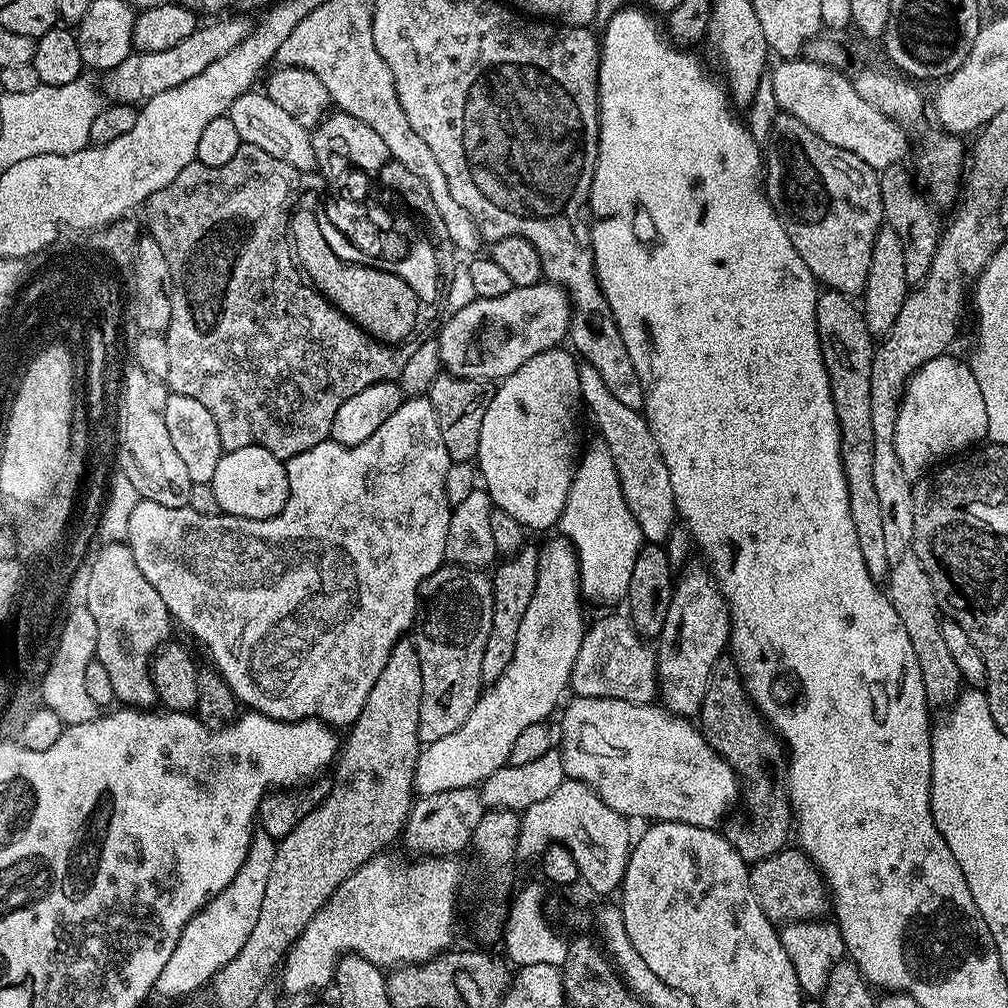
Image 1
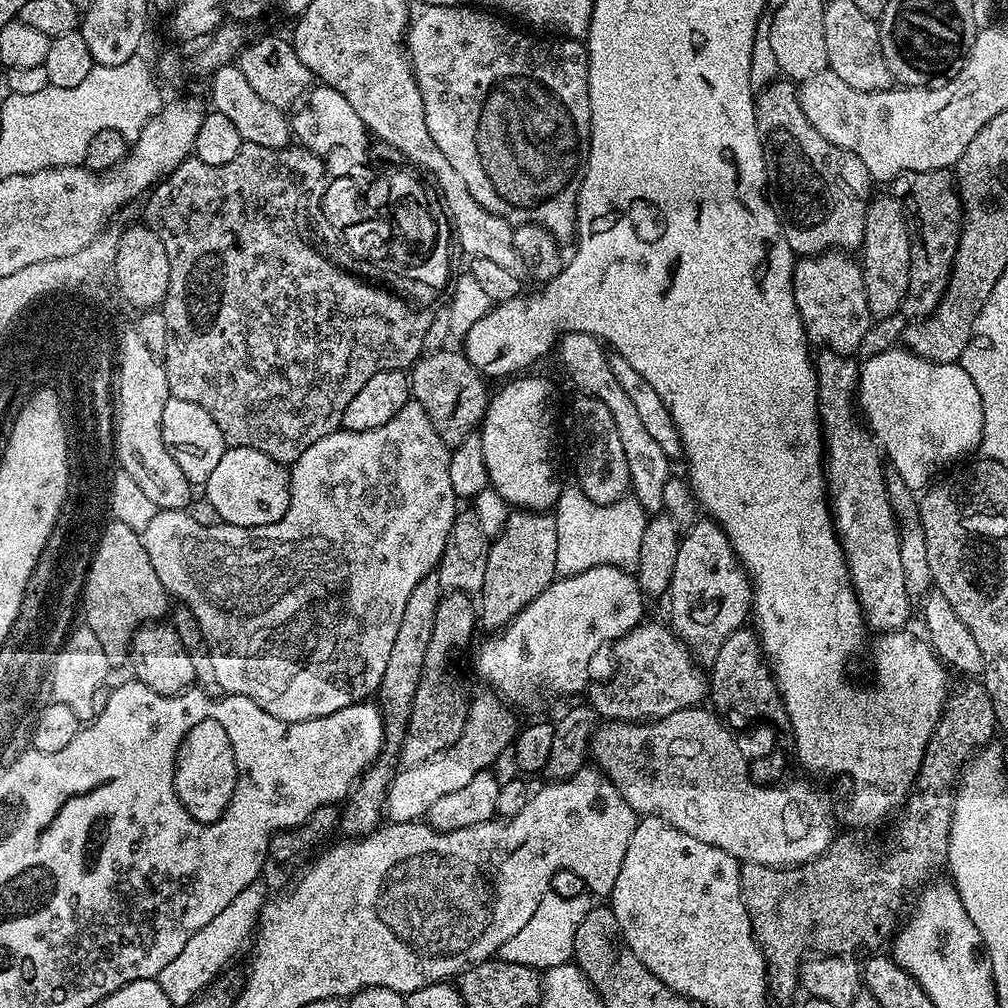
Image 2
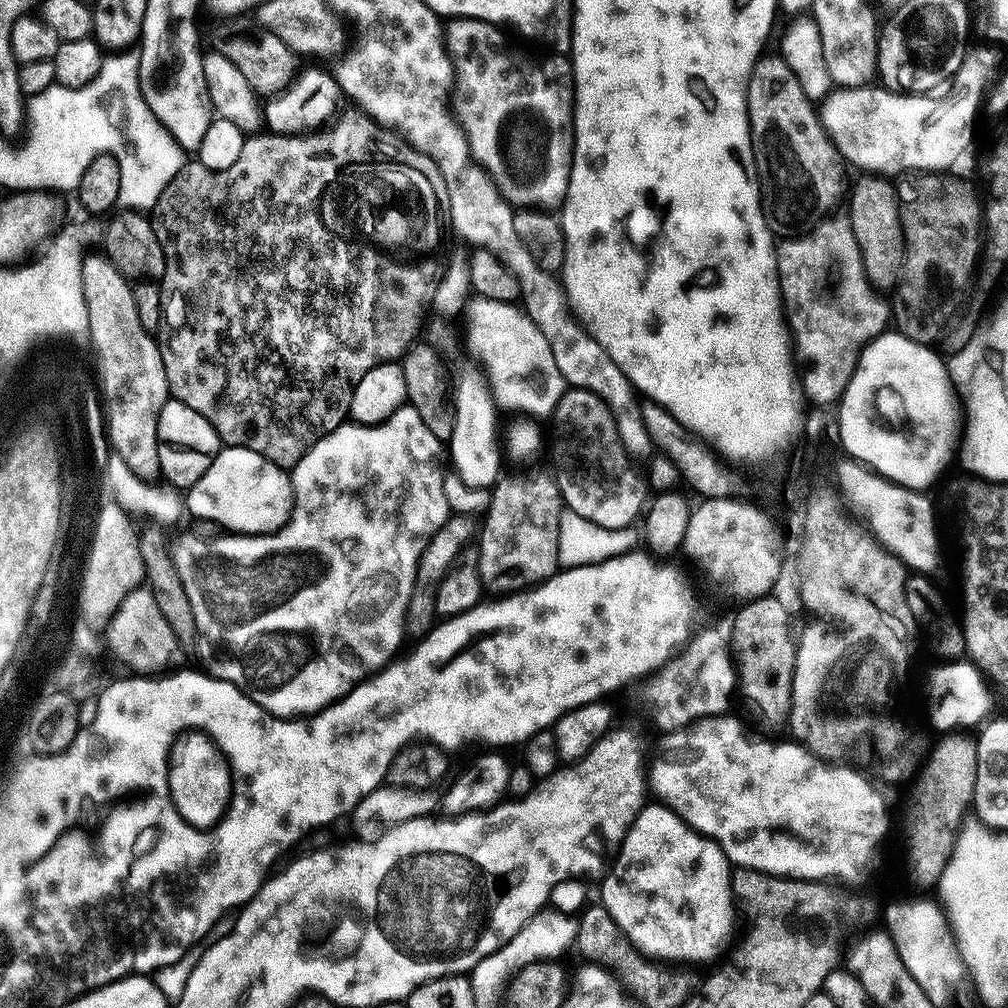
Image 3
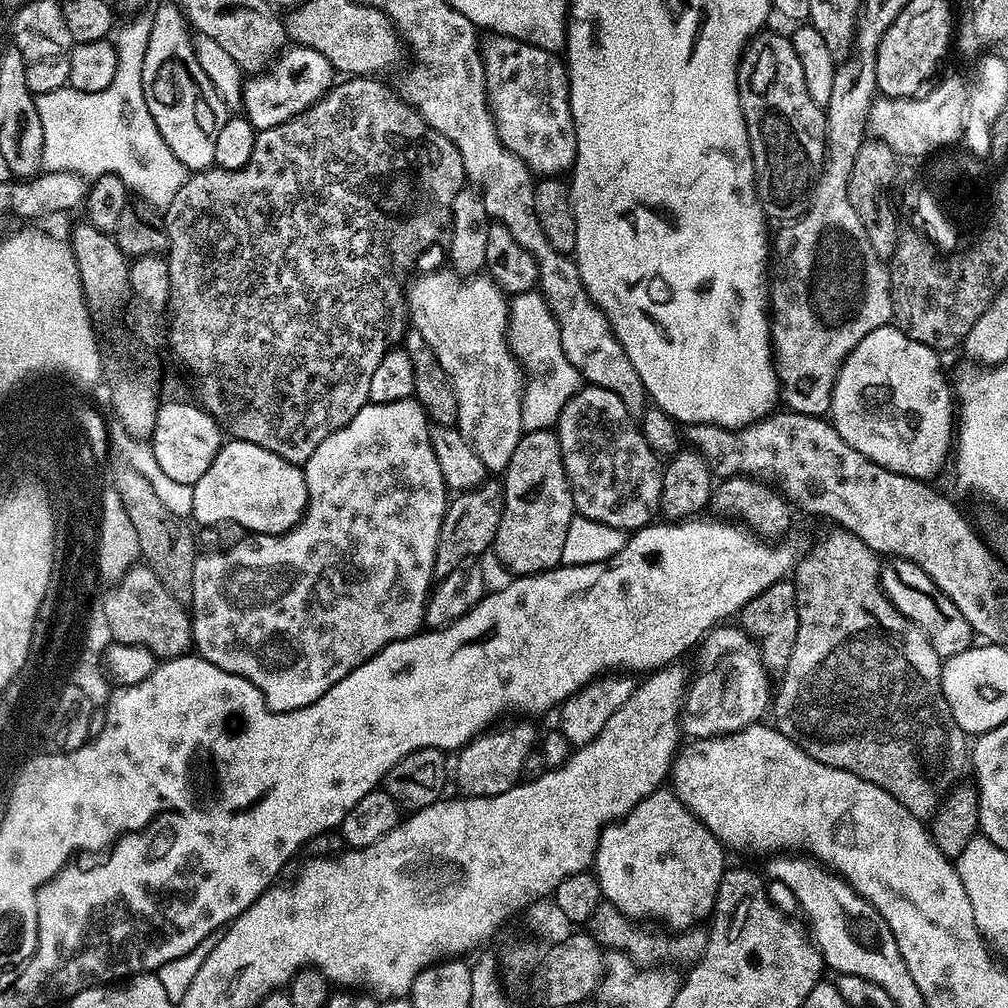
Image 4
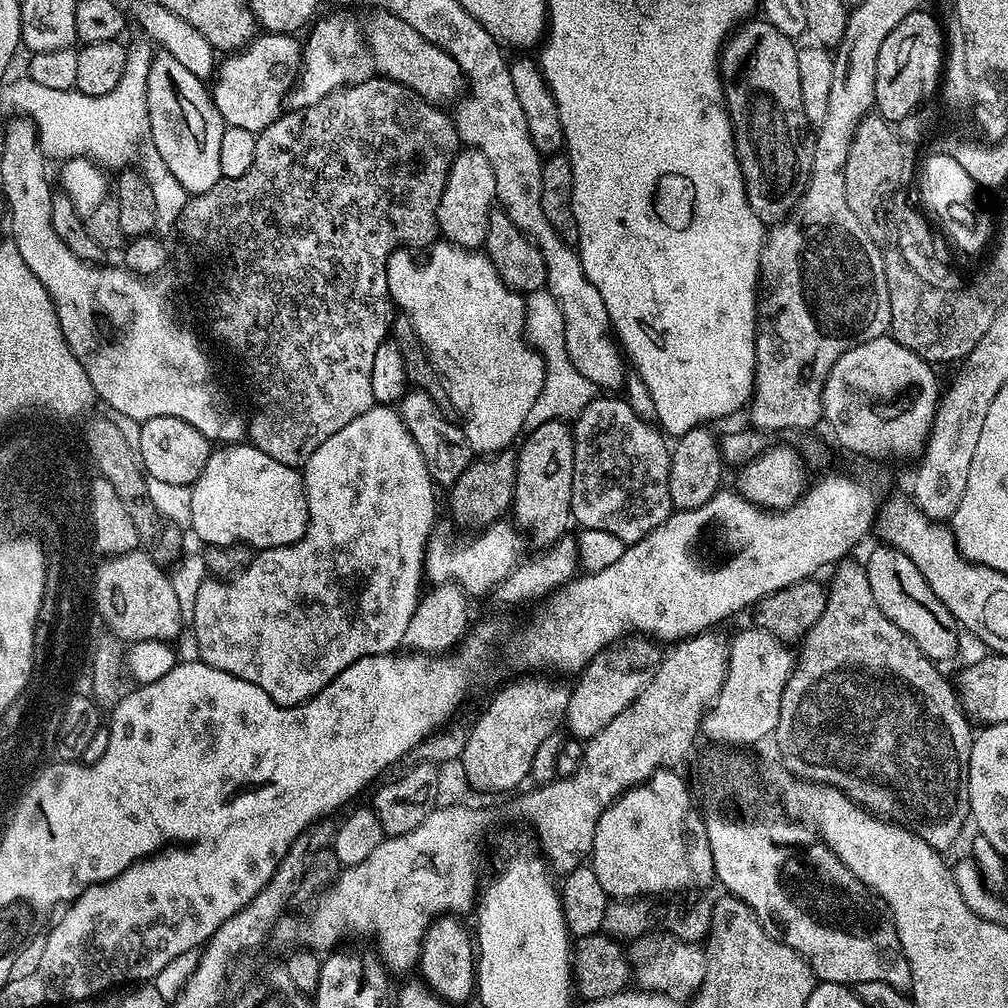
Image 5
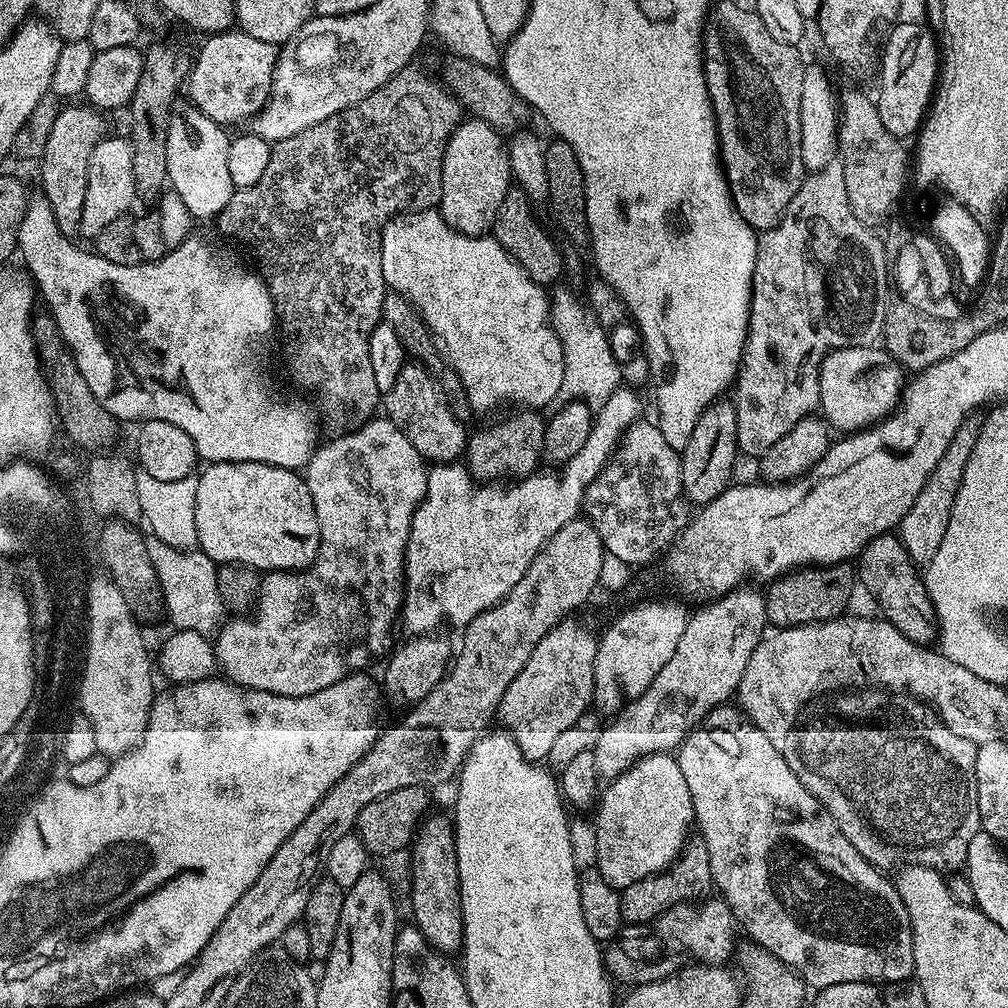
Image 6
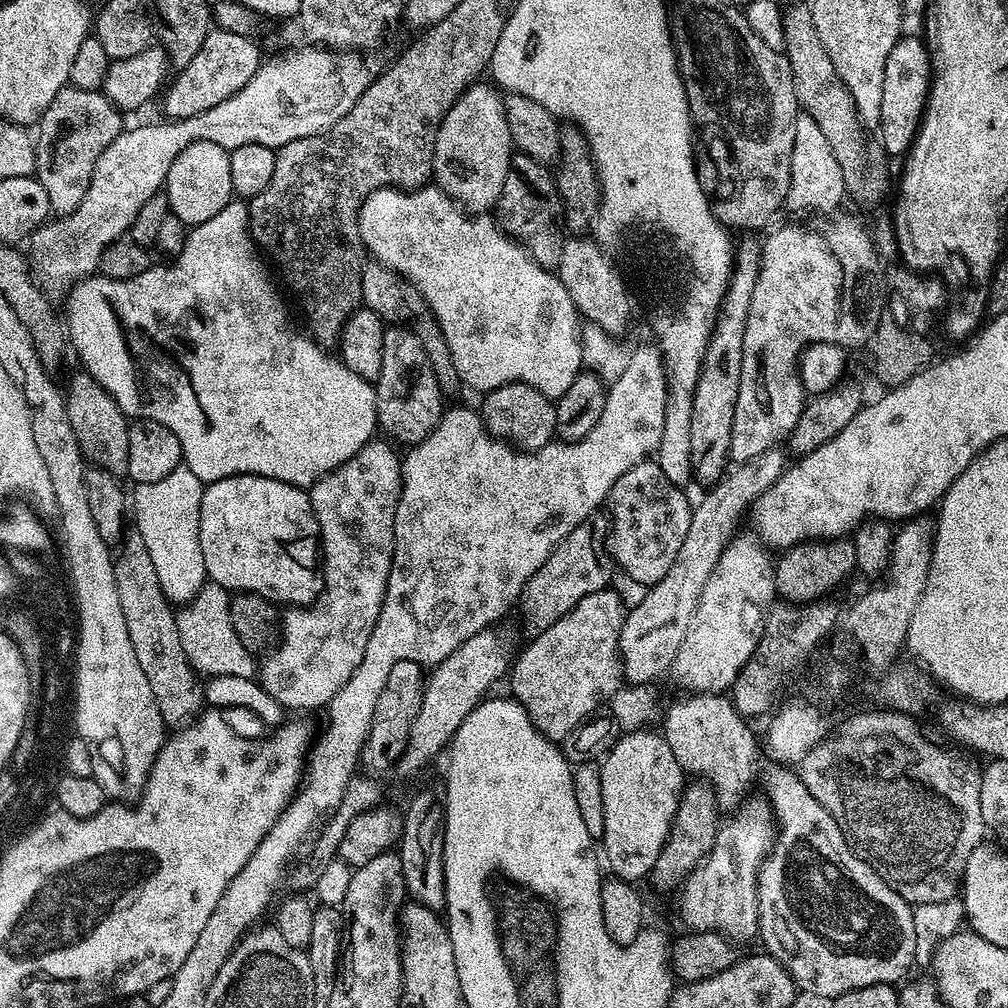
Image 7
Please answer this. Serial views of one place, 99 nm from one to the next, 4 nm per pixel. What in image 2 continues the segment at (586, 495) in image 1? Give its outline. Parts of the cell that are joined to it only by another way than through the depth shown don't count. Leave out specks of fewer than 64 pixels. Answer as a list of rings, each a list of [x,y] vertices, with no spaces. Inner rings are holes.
[[[565,487],[561,491],[554,509],[556,533],[558,534],[558,558],[556,571],[561,577],[577,576],[591,568],[622,568],[635,565],[638,549],[642,546],[642,530],[648,525],[649,517],[635,498],[616,500],[612,504],[595,504],[586,498],[579,487]]]

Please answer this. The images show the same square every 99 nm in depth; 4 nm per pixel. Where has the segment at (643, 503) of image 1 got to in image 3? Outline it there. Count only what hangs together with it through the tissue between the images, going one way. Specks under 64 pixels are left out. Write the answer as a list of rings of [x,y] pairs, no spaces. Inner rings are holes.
[[[564,328],[564,332],[556,332],[556,340],[550,342],[550,350],[554,354],[554,362],[558,362],[558,370],[562,370],[562,378],[565,385],[574,388],[585,388],[593,392],[612,411],[613,418],[618,426],[618,438],[622,438],[622,446],[628,451],[629,456],[645,458],[653,455],[652,439],[646,434],[646,426],[642,422],[640,413],[641,401],[632,387],[632,383],[622,374],[622,370],[616,366],[608,368],[610,354],[602,350],[602,346],[590,333],[576,332],[577,328]]]

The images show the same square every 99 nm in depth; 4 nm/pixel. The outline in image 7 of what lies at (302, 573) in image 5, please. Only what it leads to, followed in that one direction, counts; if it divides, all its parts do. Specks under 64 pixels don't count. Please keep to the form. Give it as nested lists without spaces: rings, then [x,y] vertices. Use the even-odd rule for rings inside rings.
[[[380,438],[372,439],[362,446],[362,450],[358,450],[358,454],[354,454],[354,458],[333,472],[327,472],[321,480],[311,485],[312,509],[320,527],[324,588],[310,606],[292,606],[283,613],[281,641],[271,654],[263,657],[264,665],[262,662],[258,668],[259,684],[284,710],[323,709],[327,706],[334,694],[338,694],[338,690],[350,682],[350,674],[358,670],[358,662],[362,662],[362,654],[366,654],[366,642],[370,642],[370,634],[374,634],[374,622],[378,622],[378,614],[382,614],[394,554],[394,510],[398,506],[400,488],[404,485],[401,457],[396,457],[397,449],[388,444],[383,444]]]

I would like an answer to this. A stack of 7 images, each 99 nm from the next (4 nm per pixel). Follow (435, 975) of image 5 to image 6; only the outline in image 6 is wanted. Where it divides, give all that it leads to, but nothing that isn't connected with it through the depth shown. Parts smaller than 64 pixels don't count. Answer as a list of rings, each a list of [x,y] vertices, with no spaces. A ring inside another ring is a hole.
[[[433,811],[420,821],[410,845],[412,852],[412,916],[414,926],[430,942],[430,946],[445,954],[459,953],[464,947],[462,898],[456,861],[456,829],[453,821]]]

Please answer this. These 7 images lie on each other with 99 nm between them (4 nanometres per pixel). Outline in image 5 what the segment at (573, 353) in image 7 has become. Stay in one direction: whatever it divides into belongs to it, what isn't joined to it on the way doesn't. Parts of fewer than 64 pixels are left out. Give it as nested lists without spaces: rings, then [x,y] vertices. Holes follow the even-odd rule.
[[[437,242],[427,249],[425,264],[419,264],[411,255],[415,256],[411,251],[397,250],[388,258],[386,278],[393,305],[410,318],[433,365],[446,381],[448,396],[464,429],[468,447],[476,454],[495,454],[511,449],[525,431],[526,414],[530,414],[530,406],[534,406],[544,385],[544,360],[524,335],[525,297],[506,287],[483,251],[460,248],[451,242]]]

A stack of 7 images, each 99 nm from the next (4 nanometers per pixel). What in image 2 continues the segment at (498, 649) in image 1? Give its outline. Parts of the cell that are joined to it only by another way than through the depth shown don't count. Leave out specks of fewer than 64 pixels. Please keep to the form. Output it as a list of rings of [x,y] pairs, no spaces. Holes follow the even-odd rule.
[[[527,510],[509,511],[506,526],[488,545],[486,578],[478,594],[478,624],[481,629],[503,630],[538,594],[557,579],[558,534],[555,515]]]

